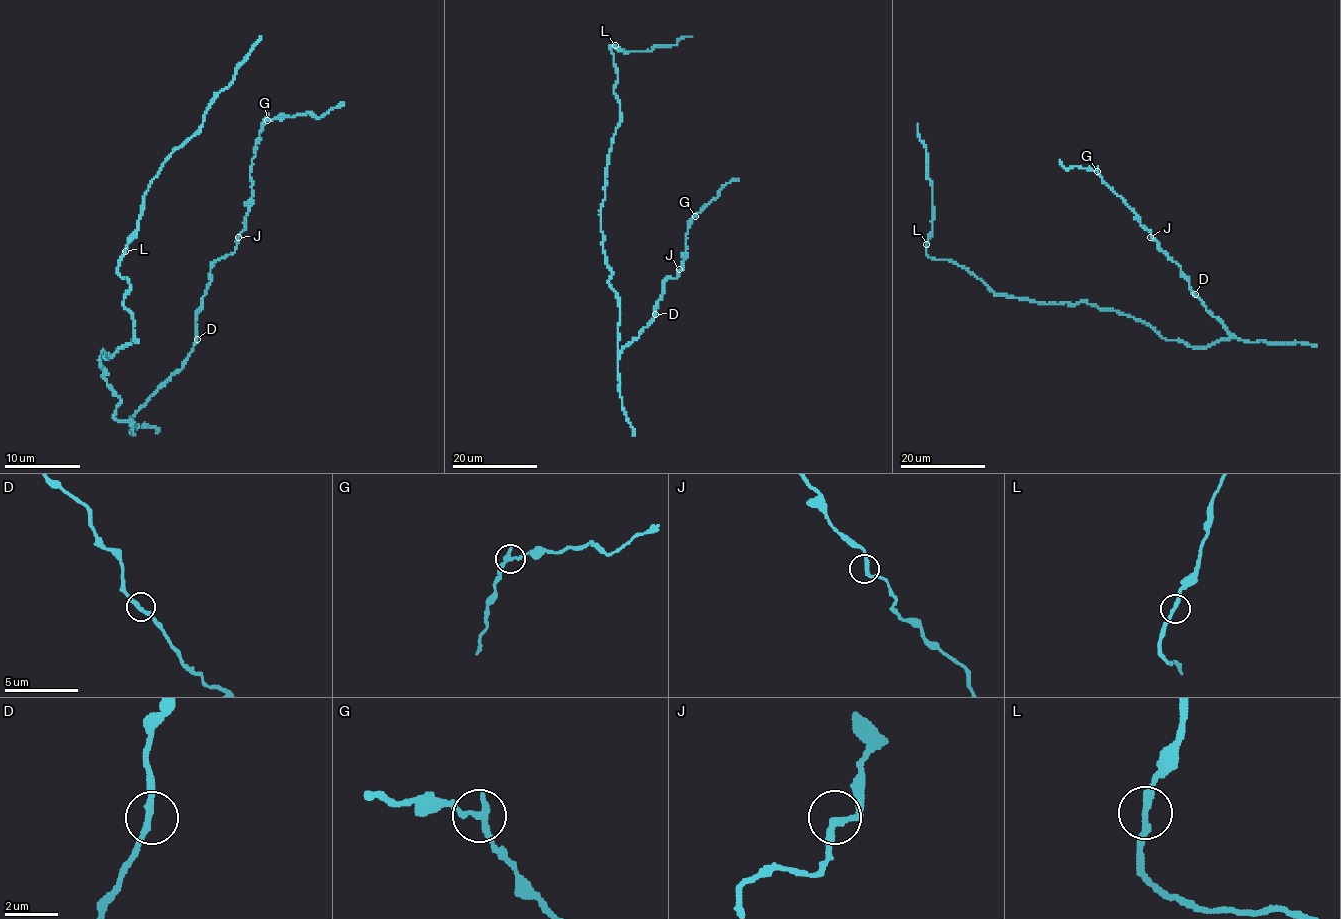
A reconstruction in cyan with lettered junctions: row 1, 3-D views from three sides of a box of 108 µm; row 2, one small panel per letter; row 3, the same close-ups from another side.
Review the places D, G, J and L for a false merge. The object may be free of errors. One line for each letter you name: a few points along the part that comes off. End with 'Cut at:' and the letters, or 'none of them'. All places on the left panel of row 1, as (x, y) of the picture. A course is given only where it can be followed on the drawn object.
G: Course of the part to remove: (267, 121), (308, 113), (319, 117), (344, 102)
Cut at: G

